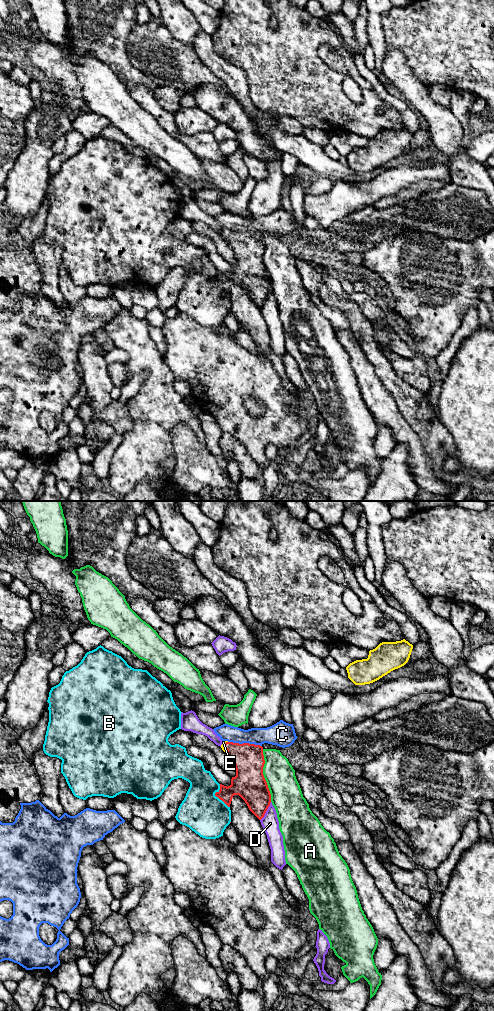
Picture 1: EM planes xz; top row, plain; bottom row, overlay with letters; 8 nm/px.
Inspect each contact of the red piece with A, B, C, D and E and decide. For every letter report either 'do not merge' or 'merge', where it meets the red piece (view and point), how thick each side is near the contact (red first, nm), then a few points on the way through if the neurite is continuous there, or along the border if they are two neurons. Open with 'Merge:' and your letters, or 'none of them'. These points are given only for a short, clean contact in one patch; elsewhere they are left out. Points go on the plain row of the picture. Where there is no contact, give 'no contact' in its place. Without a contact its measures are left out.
Merge: E
A: do not merge; meets red in xz at (263, 263); 260 nm thick on the red side, 260 nm on the other
B: do not merge; meets red in xz at (217, 284); 200 nm thick on the red side, 340 nm on the other
C: do not merge; meets red in xz at (245, 231); 240 nm thick on the red side, 160 nm on the other
D: do not merge; meets red in xz at (266, 298); 260 nm thick on the red side, 140 nm on the other
E: merge; meets red in xz at (224, 235); 240 nm thick on the red side, 30 nm on the other; runs through xz (248, 247), (230, 236), (224, 235), (223, 230)

